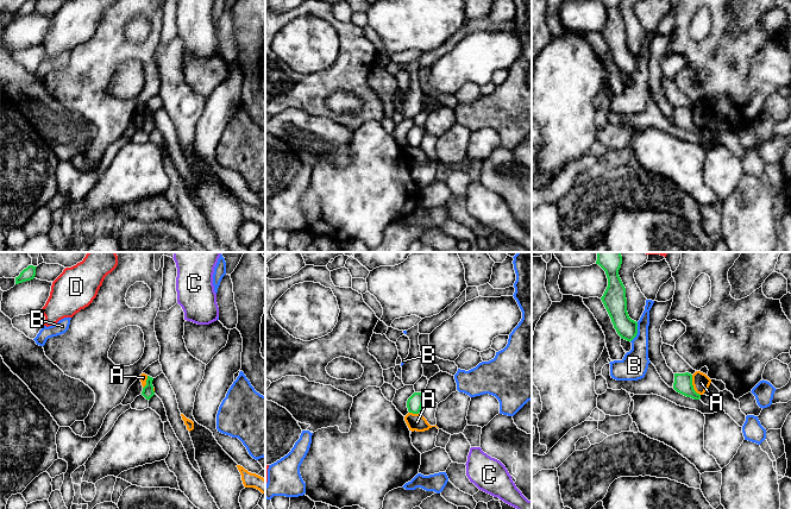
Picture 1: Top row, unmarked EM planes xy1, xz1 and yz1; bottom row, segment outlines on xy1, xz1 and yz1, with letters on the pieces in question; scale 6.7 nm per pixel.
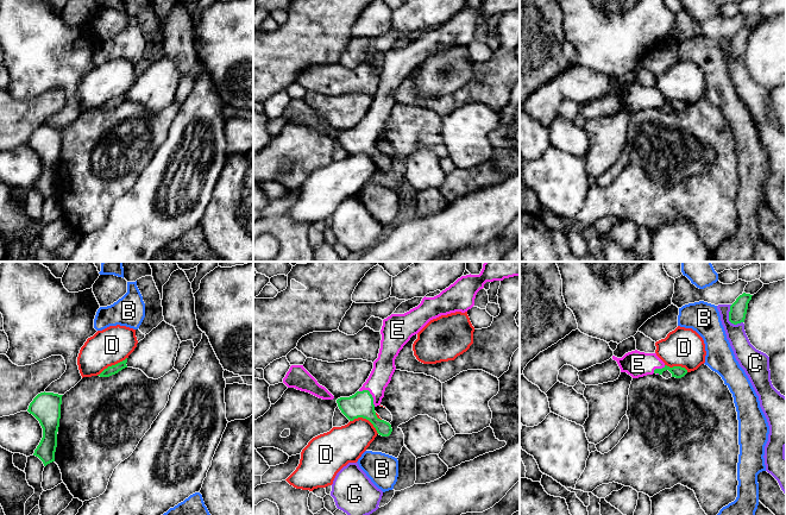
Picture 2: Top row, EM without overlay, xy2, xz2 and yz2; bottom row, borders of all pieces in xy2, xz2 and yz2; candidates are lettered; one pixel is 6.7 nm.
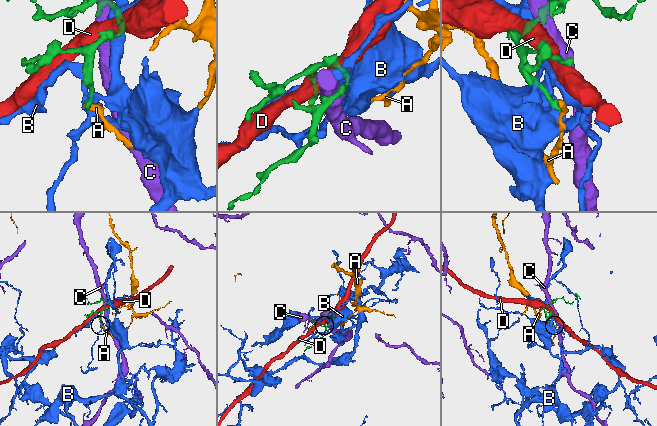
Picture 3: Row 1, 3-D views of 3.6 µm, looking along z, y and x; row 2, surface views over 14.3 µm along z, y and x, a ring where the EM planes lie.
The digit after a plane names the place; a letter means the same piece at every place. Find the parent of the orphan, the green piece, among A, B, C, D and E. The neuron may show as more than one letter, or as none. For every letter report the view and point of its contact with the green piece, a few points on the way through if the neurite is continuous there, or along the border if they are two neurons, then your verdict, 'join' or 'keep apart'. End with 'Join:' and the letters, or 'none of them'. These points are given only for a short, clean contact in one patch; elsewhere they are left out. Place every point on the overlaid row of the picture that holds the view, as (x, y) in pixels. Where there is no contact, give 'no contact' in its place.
A: meets green in yz1 at (692, 385); border along yz1 (691, 375), (692, 388), (700, 395); keep apart
B: meets green in yz1 at (636, 332); keep apart
C: meets green in yz2 at (729, 319); border along yz2 (730, 305), (729, 320), (734, 324), (742, 322); keep apart
D: meets green in xz2 at (365, 418); border along xz2 (350, 420), (365, 418), (378, 433); keep apart
E: meets green in xz2 at (370, 394); runs through xz2 (360, 404), (370, 394), (384, 366); join
Join: E

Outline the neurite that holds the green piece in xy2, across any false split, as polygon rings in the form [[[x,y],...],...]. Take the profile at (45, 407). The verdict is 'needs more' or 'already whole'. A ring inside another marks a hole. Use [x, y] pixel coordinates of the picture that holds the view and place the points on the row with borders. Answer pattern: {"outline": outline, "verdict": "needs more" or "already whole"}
{"outline": [[[40,392],[33,398],[27,409],[43,428],[43,438],[33,456],[38,457],[44,466],[55,461],[62,396],[54,392]]], "verdict": "already whole"}

